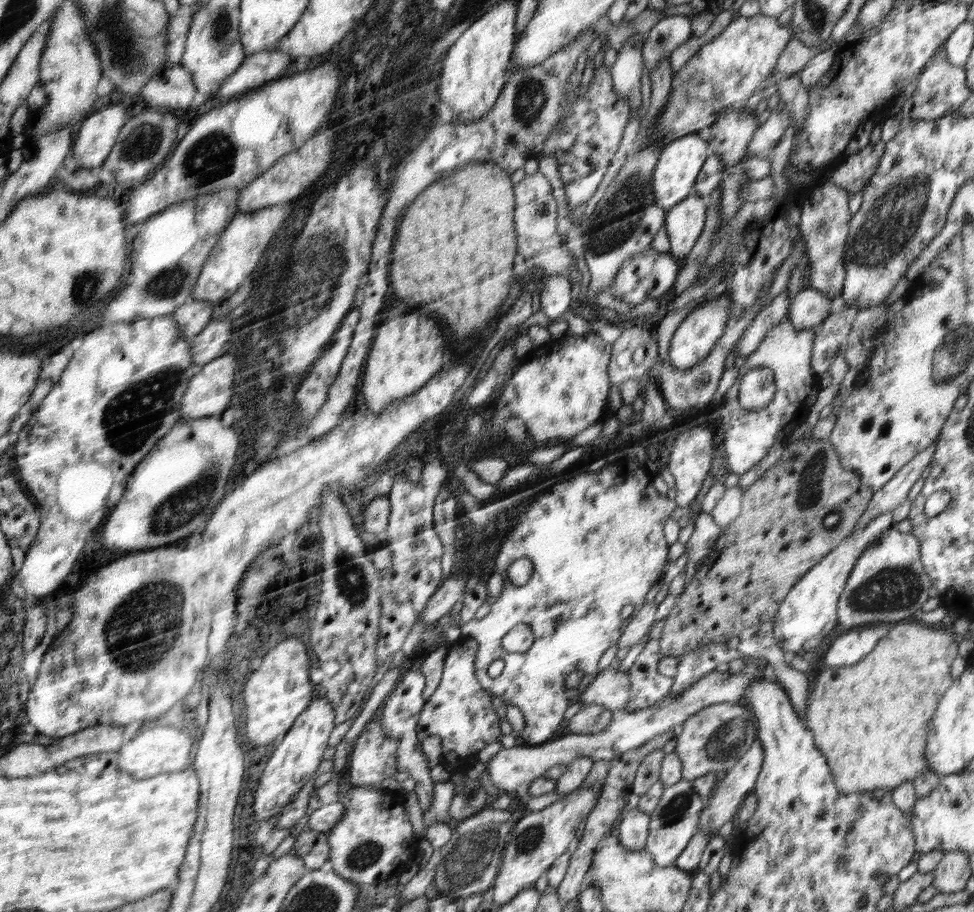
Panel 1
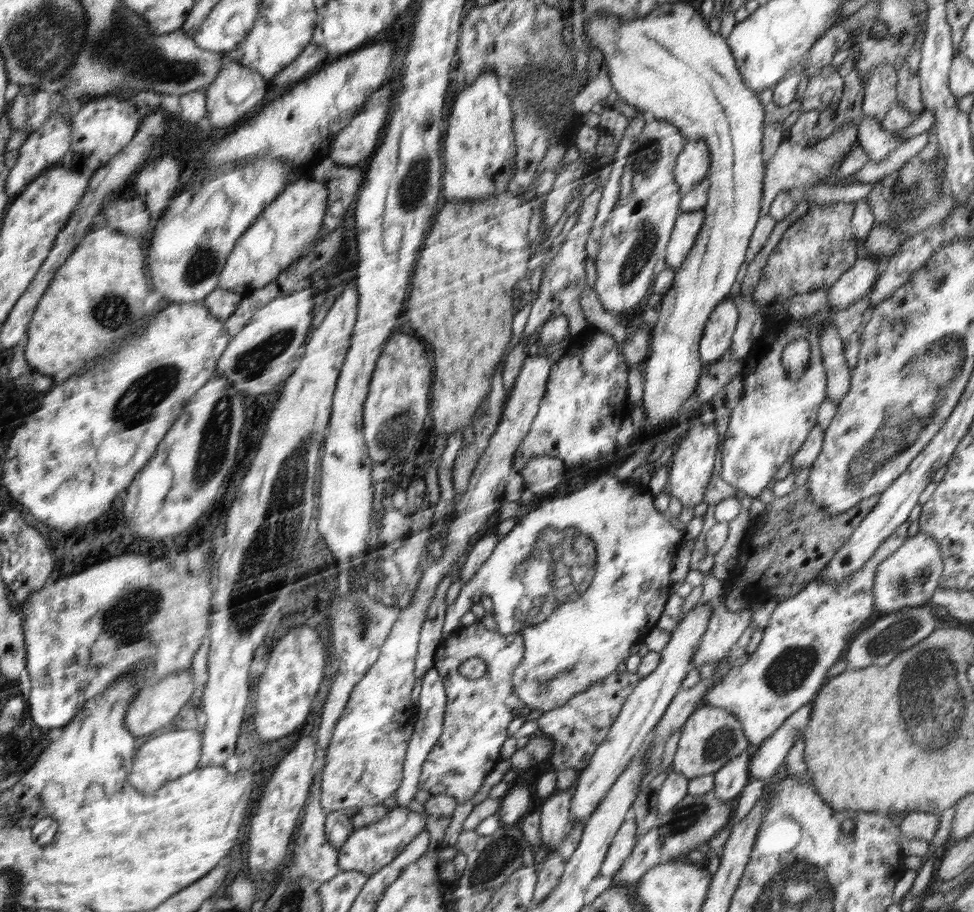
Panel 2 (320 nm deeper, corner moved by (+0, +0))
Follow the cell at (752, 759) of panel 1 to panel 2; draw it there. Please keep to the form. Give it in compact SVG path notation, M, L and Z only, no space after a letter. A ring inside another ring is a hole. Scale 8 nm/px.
M812 702L793 712L779 730L767 738L756 750L750 751L749 774L752 780L767 780L785 762L794 743L806 730L813 709Z

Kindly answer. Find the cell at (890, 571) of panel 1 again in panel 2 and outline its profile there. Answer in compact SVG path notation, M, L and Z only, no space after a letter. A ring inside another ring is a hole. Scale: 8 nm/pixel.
M918 533L907 538L896 552L882 560L874 577L873 597L875 610L886 614L906 608L919 607L930 601L939 589L943 572L942 555L936 540L928 534Z

